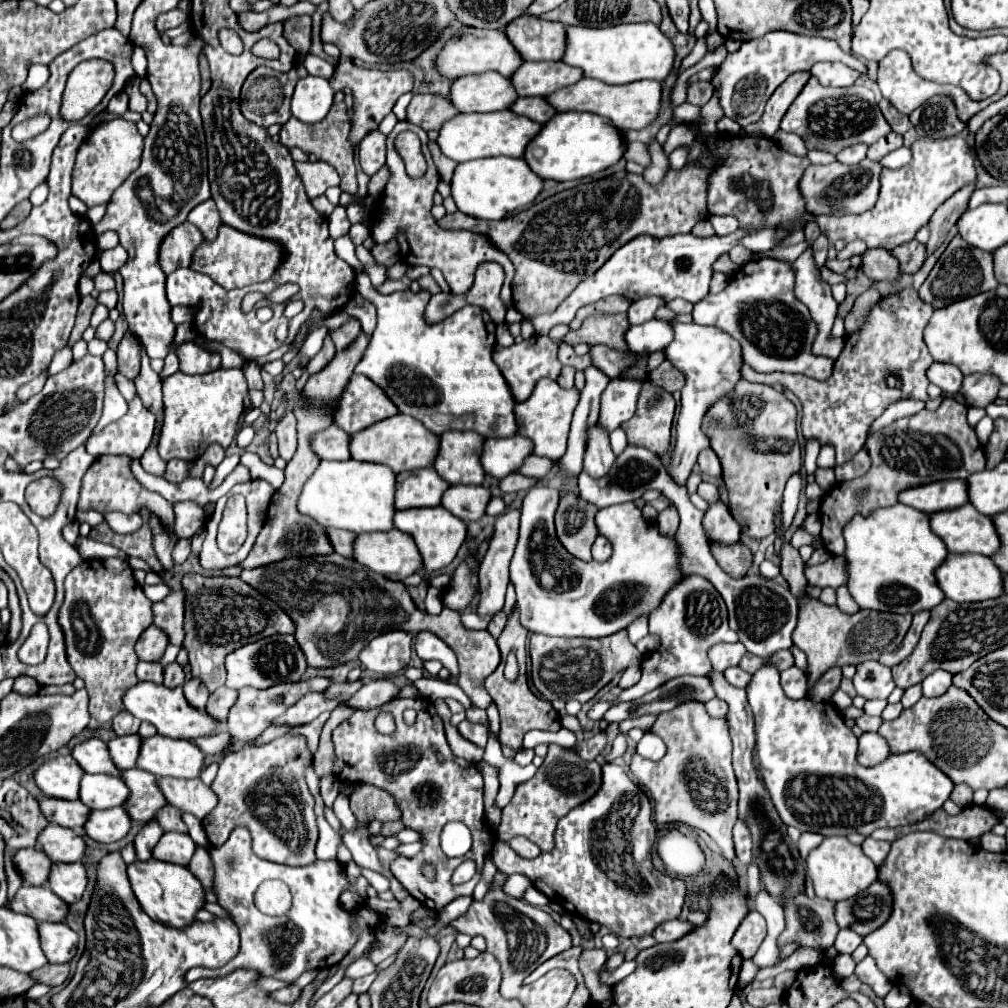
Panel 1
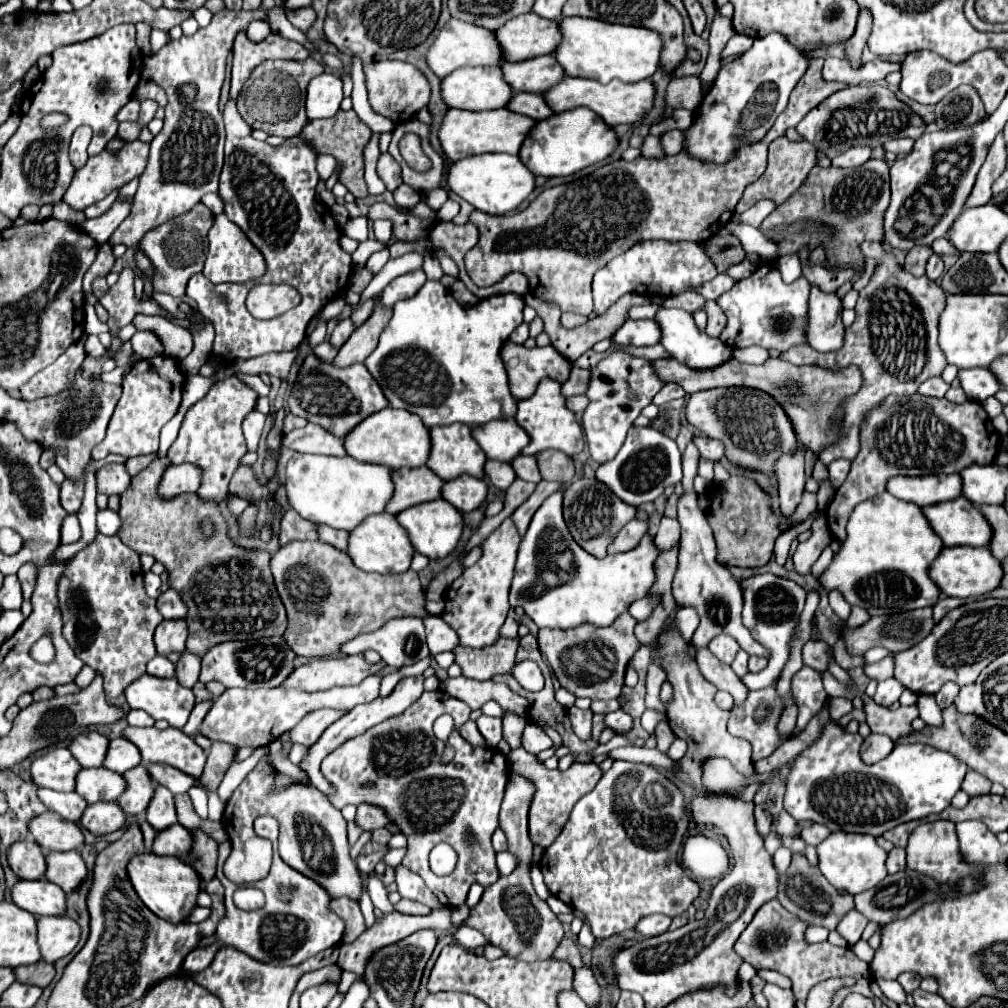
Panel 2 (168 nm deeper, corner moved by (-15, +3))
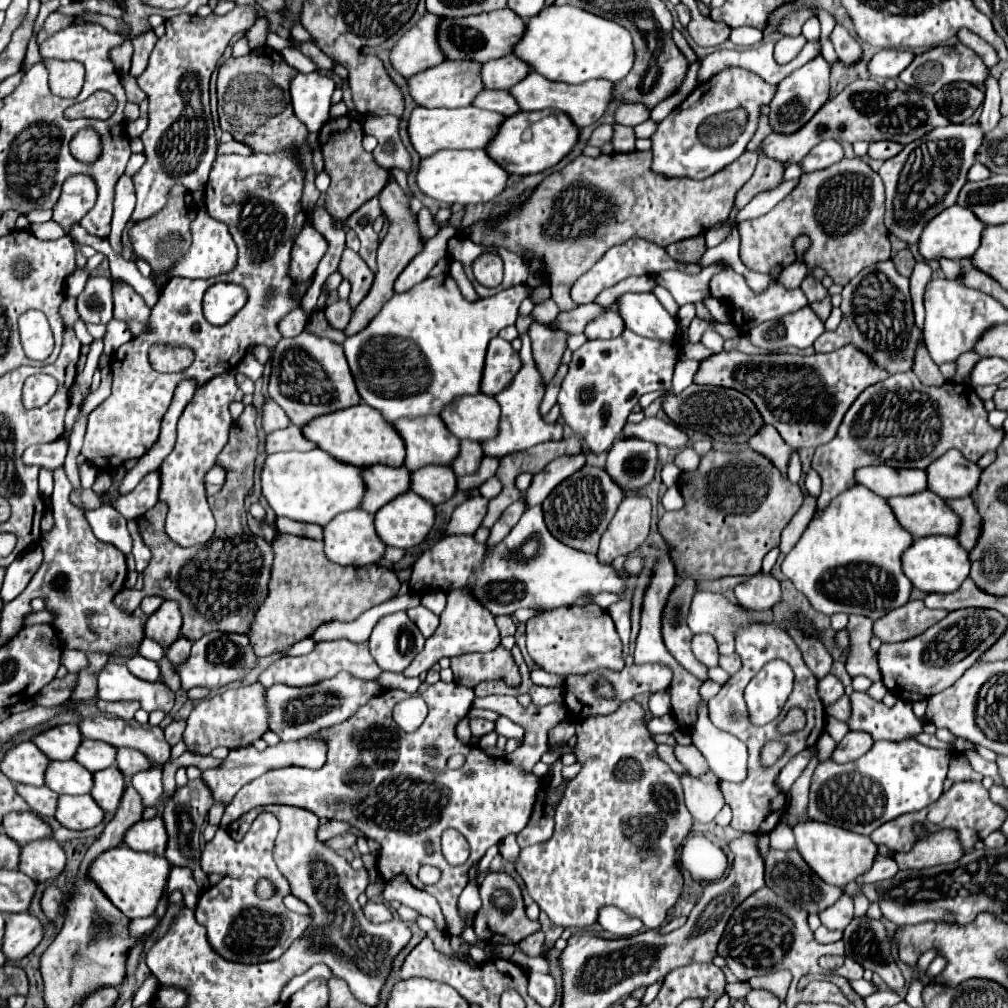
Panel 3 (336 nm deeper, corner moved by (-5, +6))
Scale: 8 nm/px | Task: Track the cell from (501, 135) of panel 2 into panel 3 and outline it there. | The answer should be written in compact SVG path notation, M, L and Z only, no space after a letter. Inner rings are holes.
M418 106L408 122L408 132L412 146L416 152L426 158L440 150L462 150L462 148L486 148L490 140L498 134L502 122L506 118L498 112L482 110L476 106L470 108L458 108L458 110L446 110L446 108L422 108Z

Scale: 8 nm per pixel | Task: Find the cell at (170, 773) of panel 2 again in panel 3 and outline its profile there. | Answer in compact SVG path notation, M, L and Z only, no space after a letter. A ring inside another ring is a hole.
M120 748L118 750L118 758L116 758L116 766L120 768L120 772L126 778L132 778L136 772L150 770L152 768L152 760L146 758L142 752L134 752L132 748Z

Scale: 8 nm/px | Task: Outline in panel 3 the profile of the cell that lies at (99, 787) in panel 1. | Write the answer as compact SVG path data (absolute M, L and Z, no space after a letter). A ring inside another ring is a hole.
M76 760L52 762L46 770L46 786L58 794L82 796L90 794L90 788L94 786L94 774Z

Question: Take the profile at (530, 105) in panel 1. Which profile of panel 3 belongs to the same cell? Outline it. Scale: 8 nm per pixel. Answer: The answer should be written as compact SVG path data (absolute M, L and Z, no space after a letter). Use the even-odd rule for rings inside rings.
M484 90L480 92L480 96L474 100L474 106L484 108L484 110L494 110L498 114L504 116L514 116L520 112L518 102L514 100L514 96L510 96L510 92L502 92L502 90Z

